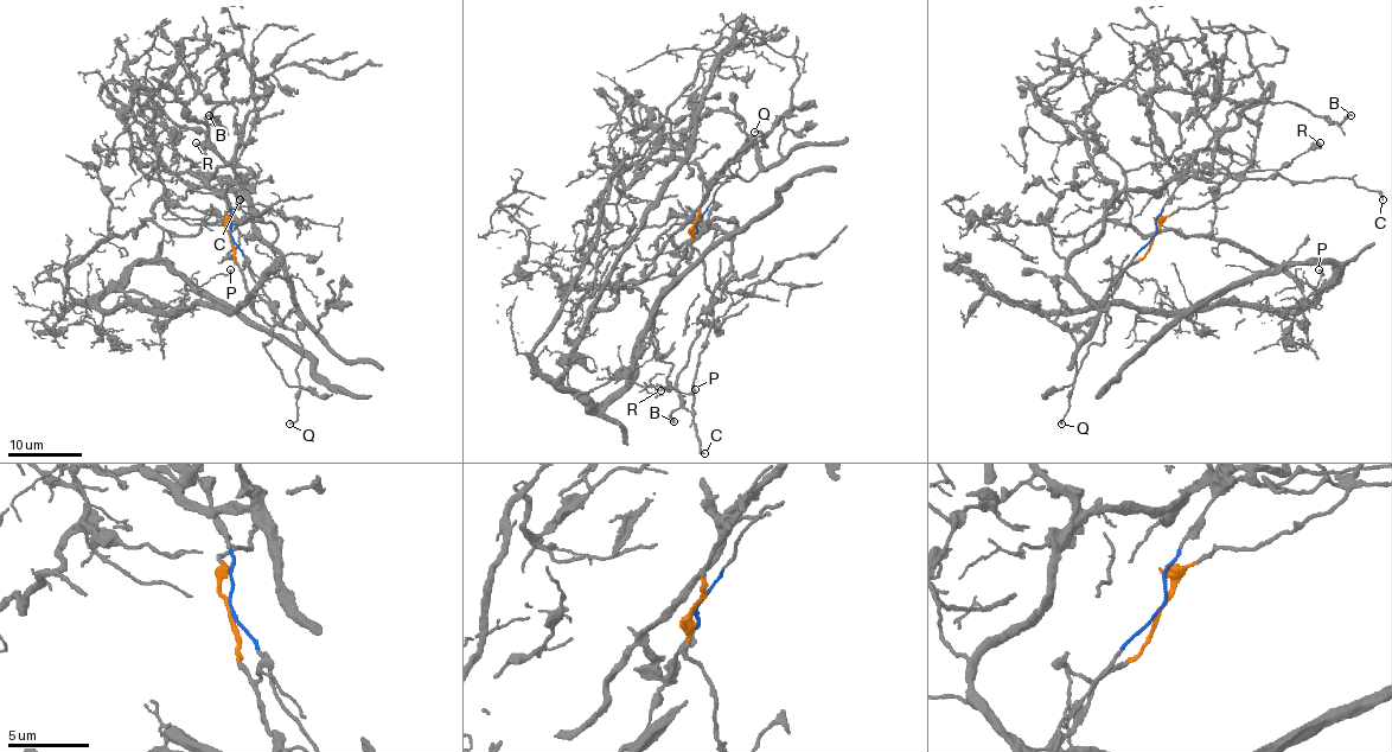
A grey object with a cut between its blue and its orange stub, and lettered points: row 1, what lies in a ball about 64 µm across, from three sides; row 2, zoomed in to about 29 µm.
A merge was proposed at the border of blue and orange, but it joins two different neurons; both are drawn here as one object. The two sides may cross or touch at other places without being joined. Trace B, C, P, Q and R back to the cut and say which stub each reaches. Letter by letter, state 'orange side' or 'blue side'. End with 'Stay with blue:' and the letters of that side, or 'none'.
B: orange side
C: orange side
P: orange side
Q: blue side
R: blue side
Stay with blue: Q, R

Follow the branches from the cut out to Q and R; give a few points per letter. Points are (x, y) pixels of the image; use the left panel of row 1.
Q: (231, 235), (274, 317), (294, 332), (301, 345), (297, 420), (288, 424)
R: (231, 235), (229, 201), (216, 178), (209, 179), (186, 171), (206, 159), (203, 148), (196, 142)

